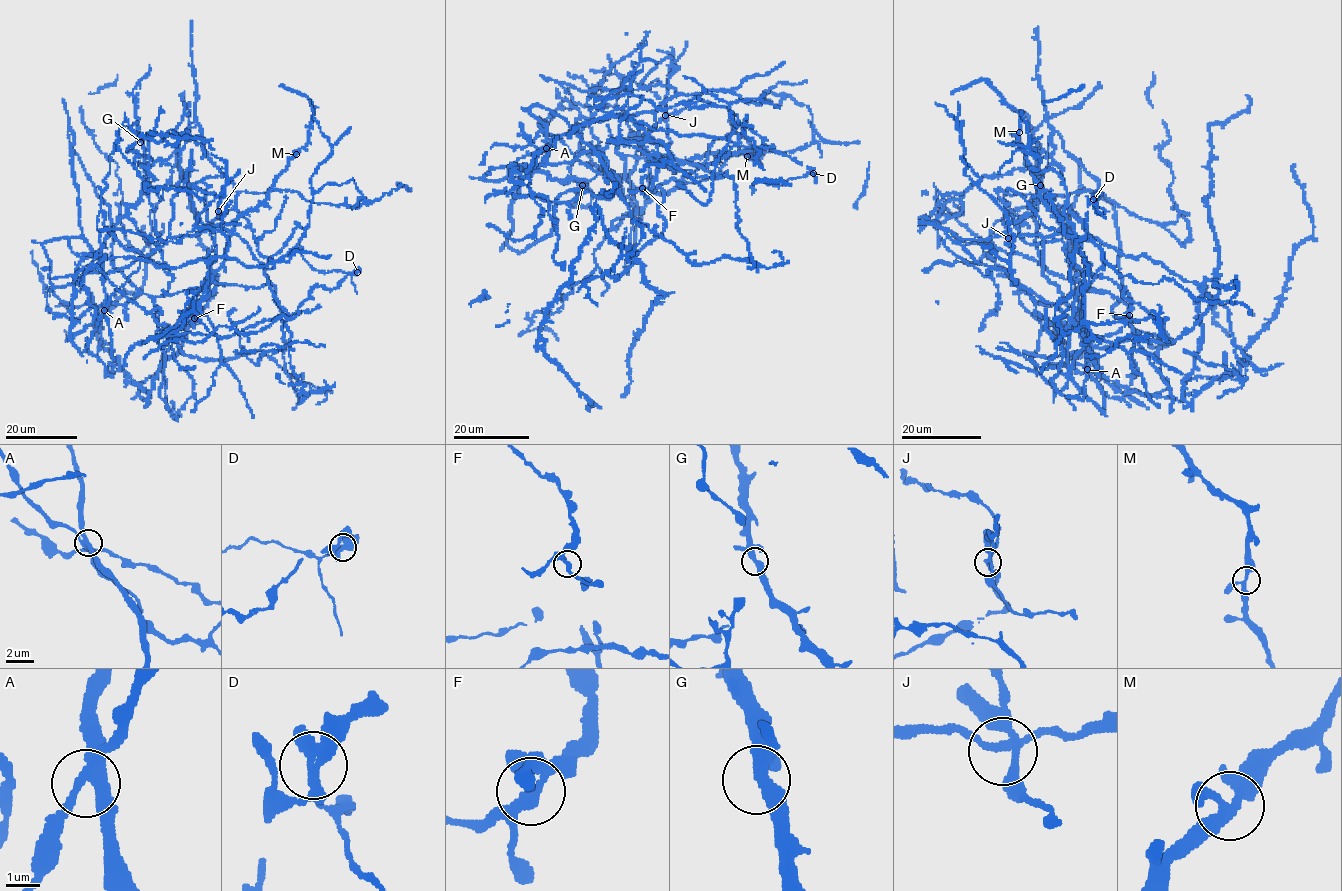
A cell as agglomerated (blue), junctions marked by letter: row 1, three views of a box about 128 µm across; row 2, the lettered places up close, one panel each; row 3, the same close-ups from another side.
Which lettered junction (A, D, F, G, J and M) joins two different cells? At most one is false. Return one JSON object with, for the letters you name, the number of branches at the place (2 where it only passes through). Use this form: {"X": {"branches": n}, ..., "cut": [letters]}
{"D": {"branches": 4}, "cut": ["D"]}

